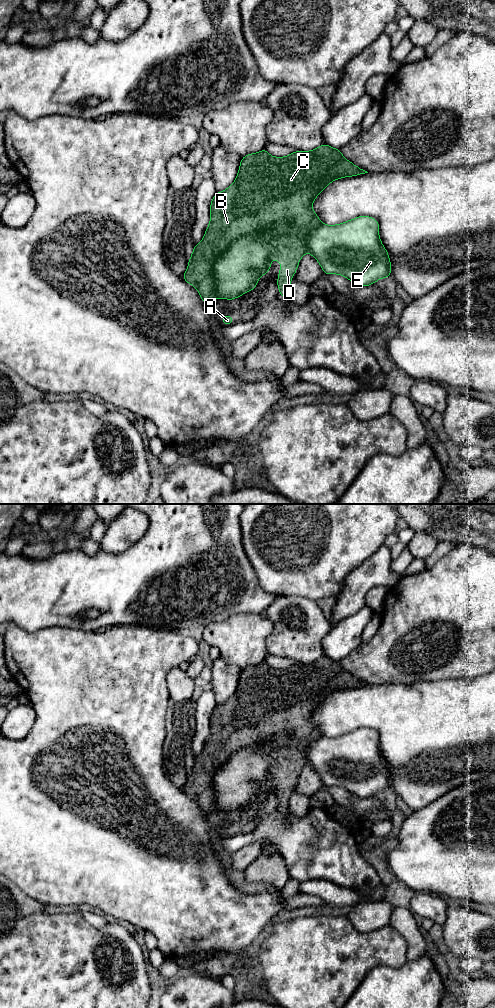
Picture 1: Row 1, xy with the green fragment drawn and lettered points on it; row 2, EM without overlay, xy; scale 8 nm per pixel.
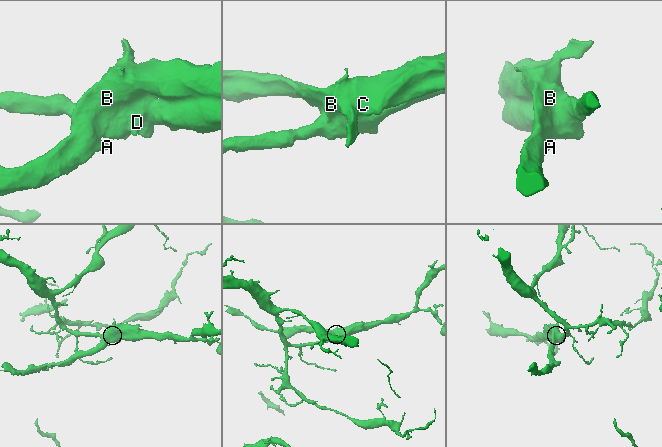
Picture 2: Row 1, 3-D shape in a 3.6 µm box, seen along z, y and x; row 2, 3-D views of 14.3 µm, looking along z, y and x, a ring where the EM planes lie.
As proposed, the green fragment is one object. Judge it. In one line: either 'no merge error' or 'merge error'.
merge error

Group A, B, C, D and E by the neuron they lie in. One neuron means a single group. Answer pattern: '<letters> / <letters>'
A B C D / E

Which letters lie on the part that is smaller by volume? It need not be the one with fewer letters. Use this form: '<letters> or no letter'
A, B, C, D

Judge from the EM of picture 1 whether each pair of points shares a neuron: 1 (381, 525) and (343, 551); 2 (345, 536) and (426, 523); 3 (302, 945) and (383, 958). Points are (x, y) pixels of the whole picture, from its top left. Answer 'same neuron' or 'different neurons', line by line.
1: same neuron
2: different neurons
3: same neuron

